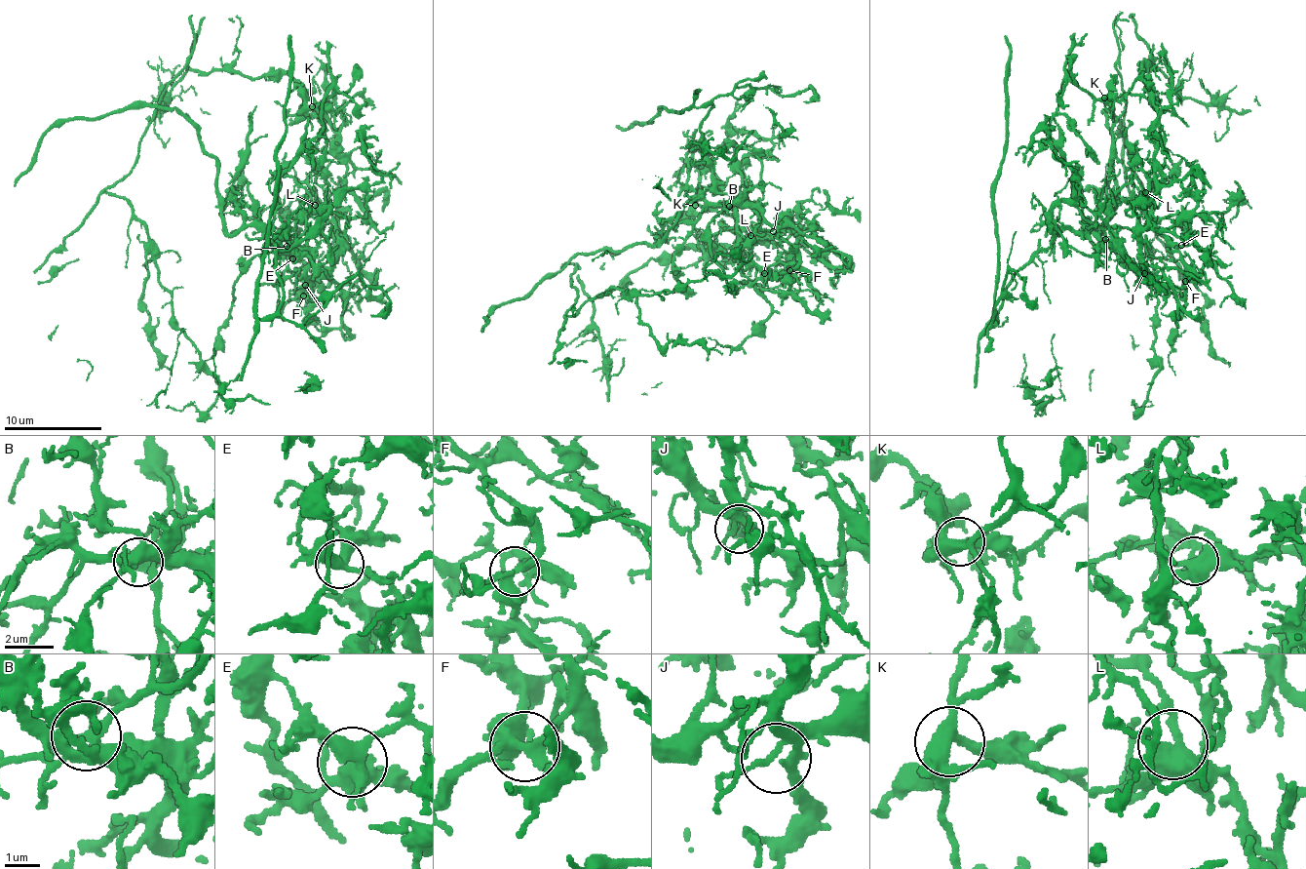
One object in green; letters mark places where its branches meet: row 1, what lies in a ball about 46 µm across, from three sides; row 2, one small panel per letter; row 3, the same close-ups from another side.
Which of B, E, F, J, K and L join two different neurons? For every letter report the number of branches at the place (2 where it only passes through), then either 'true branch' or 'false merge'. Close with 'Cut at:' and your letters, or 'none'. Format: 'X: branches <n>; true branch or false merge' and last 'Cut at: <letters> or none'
B: branches 5; false merge
E: branches 4; true branch
F: branches 5; true branch
J: branches 4; true branch
K: branches 5; true branch
L: branches 5; true branch
Cut at: B

